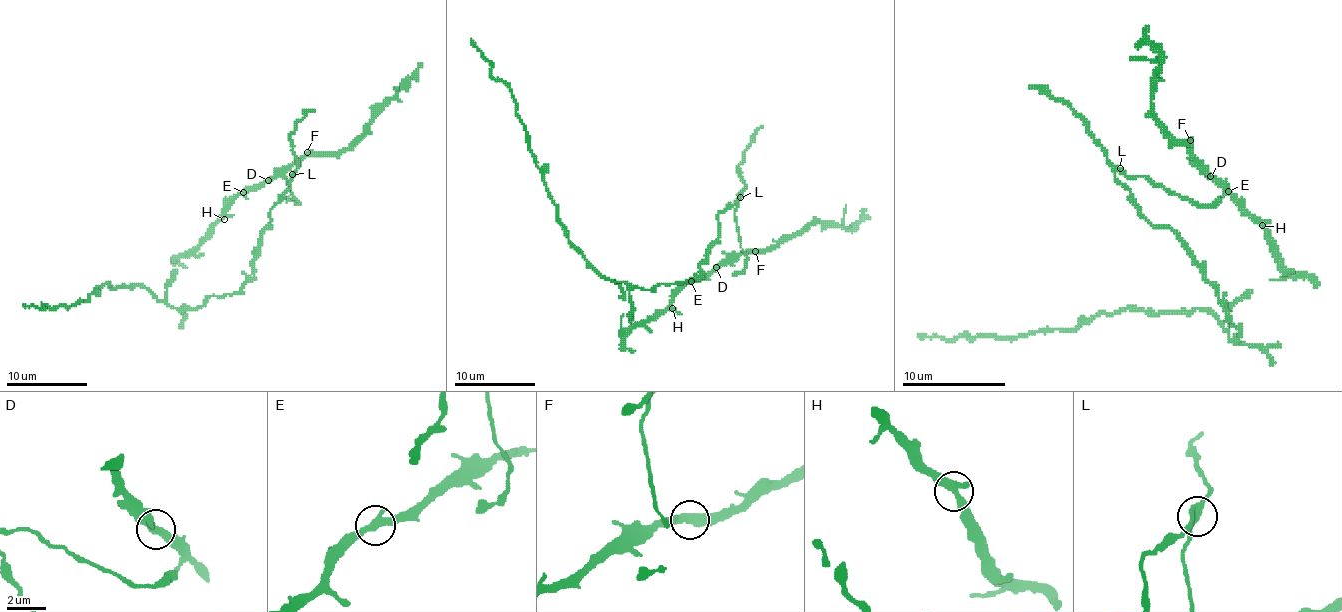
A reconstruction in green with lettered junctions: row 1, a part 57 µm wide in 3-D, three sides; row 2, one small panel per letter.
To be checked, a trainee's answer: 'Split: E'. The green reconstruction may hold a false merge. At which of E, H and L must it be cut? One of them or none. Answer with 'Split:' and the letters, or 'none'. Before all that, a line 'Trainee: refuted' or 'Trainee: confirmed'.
Trainee: refuted
Split: none

